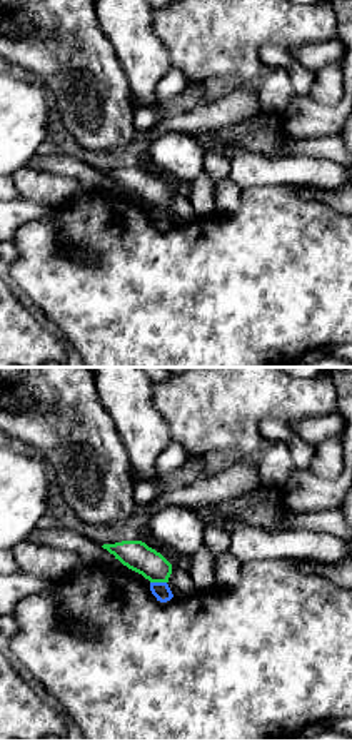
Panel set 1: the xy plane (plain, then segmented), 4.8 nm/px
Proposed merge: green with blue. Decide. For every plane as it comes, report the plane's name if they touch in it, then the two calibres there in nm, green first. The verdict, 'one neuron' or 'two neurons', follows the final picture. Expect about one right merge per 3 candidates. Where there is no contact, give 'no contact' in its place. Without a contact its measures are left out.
contact in xy; calibres 140 and 80 nm

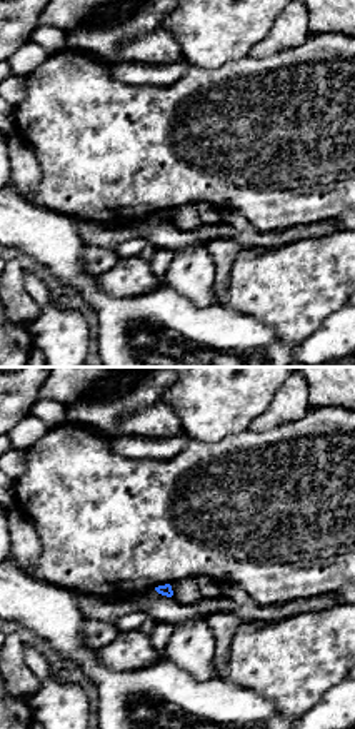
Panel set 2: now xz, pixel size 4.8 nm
no contact

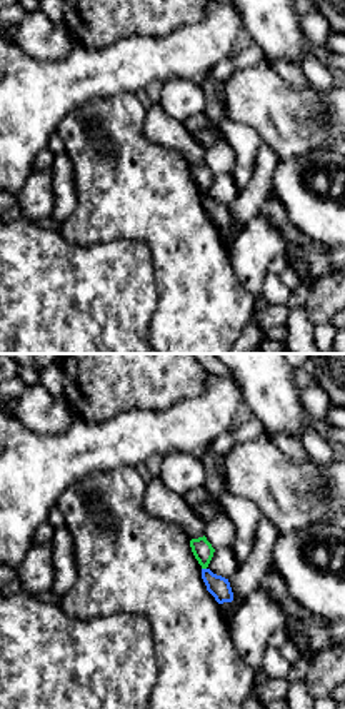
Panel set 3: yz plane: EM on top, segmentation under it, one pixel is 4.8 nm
contact in yz; calibres 100 and 100 nm

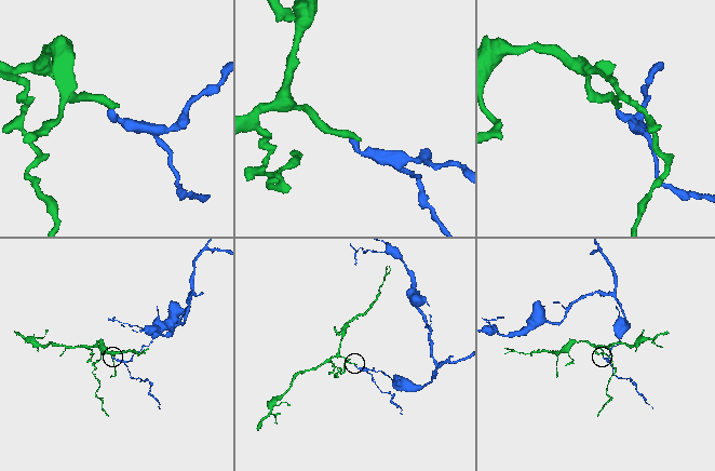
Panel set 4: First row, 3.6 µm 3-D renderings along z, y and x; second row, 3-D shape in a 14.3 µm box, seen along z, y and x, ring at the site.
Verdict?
two neurons

